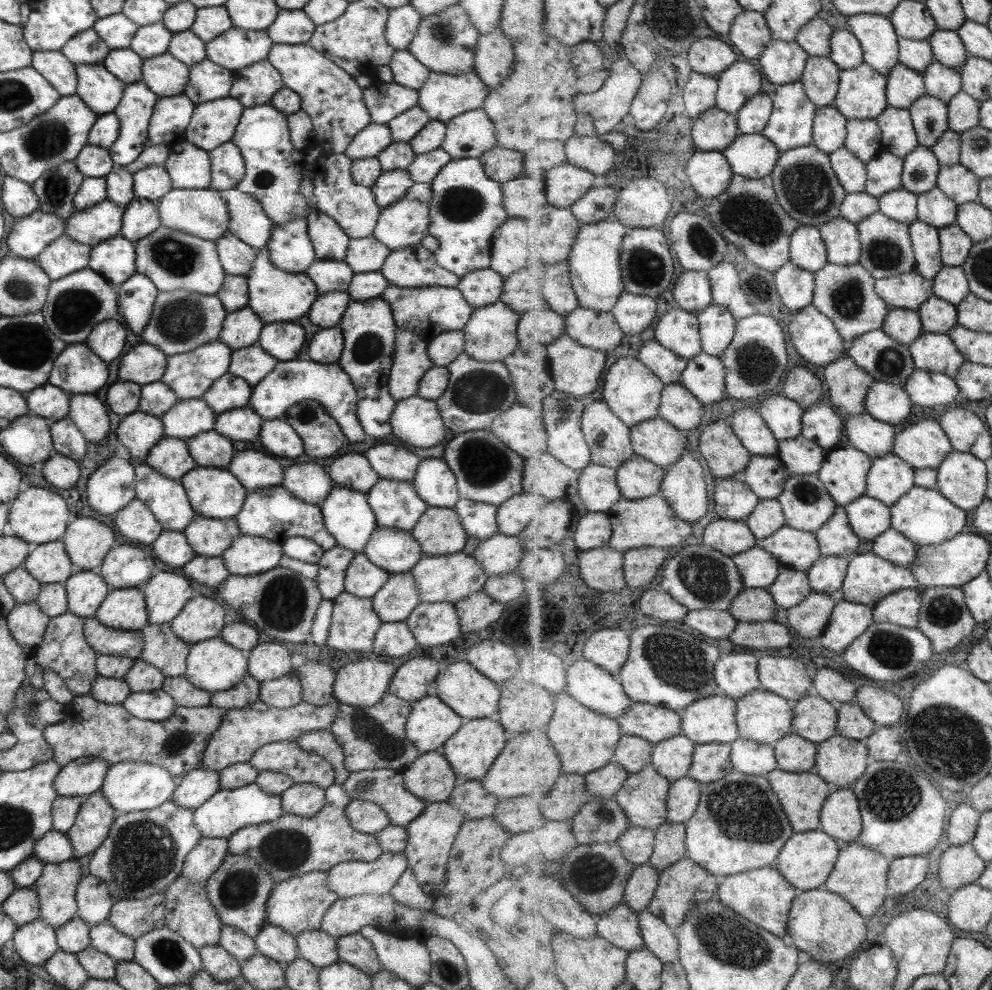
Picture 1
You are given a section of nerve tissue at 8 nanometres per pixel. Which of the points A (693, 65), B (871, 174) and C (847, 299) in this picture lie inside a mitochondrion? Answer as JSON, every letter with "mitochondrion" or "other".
{"A":"other","B":"other","C":"mitochondrion"}

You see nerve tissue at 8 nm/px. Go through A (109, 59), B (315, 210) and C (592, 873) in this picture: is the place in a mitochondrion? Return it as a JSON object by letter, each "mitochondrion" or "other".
{"A":"other","B":"other","C":"mitochondrion"}

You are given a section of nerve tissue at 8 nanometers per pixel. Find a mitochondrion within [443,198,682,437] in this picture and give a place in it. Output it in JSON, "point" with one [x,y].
{"point":[480,391]}

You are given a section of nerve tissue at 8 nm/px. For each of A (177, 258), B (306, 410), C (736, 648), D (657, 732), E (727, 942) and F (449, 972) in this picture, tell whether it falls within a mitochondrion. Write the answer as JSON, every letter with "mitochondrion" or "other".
{"A":"mitochondrion","B":"mitochondrion","C":"other","D":"other","E":"mitochondrion","F":"mitochondrion"}

